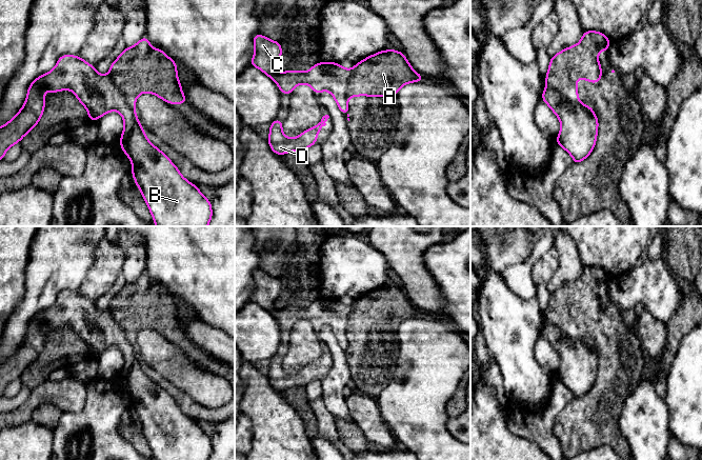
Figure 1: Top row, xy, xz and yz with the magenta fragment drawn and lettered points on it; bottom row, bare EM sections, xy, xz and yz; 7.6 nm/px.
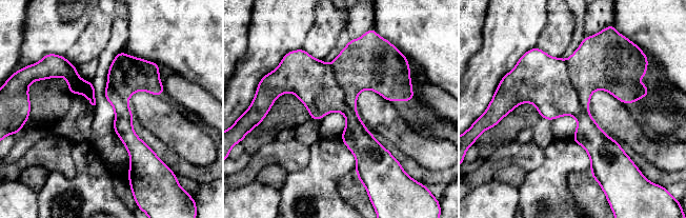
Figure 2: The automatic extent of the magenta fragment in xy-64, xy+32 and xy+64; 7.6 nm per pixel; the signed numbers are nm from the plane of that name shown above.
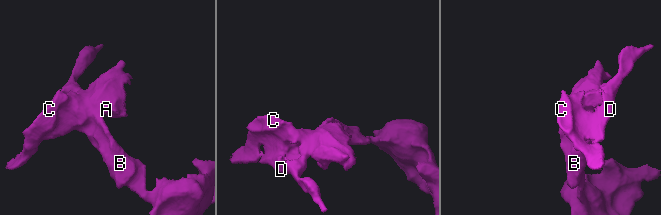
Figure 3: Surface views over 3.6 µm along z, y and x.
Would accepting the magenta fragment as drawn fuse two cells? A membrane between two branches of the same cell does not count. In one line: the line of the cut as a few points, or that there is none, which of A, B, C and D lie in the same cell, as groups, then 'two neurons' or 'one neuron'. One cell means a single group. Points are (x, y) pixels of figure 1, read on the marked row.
cut in xy along (108, 75), (112, 82), (123, 95), (125, 101), (133, 107); A / B C D; two neurons

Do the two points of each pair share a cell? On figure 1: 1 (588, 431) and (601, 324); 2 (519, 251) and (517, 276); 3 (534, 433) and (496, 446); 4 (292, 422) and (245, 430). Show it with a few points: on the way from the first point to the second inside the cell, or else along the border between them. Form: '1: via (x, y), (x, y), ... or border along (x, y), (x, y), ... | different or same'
1: via (602, 404), (615, 382), (616, 351) | same
2: border along (527, 260), (521, 263), (513, 263), (501, 273) | different
3: border along (504, 420), (514, 434), (535, 442), (541, 448) | different
4: border along (245, 415), (252, 423), (253, 441), (251, 448) | different

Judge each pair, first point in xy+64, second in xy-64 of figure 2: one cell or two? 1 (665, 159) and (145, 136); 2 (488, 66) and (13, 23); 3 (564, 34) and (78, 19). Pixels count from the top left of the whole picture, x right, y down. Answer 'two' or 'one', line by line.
1: two
2: two
3: two

